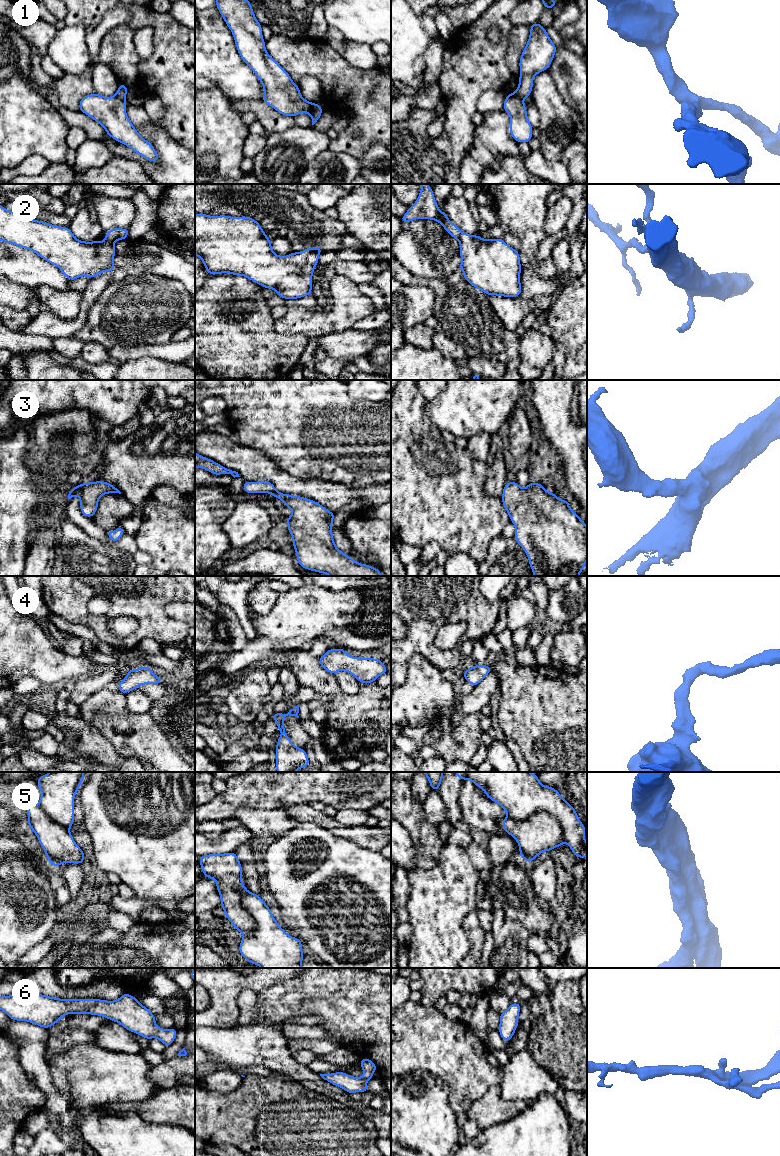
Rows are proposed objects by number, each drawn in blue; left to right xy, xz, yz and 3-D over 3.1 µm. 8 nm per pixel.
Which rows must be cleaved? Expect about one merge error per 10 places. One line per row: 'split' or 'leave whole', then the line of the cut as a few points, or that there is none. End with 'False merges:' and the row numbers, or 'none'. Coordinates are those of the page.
1: split | xz (320, 105), (311, 116)
2: leave whole | no cut
3: leave whole | no cut
4: leave whole | no cut
5: leave whole | no cut
6: leave whole | no cut
False merges: 1

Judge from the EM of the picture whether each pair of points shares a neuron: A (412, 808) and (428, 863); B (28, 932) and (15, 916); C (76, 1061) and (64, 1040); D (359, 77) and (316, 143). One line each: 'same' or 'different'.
A: same
B: same
C: different
D: different

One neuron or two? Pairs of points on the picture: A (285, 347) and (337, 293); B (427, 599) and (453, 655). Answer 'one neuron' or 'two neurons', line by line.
A: two neurons
B: one neuron

